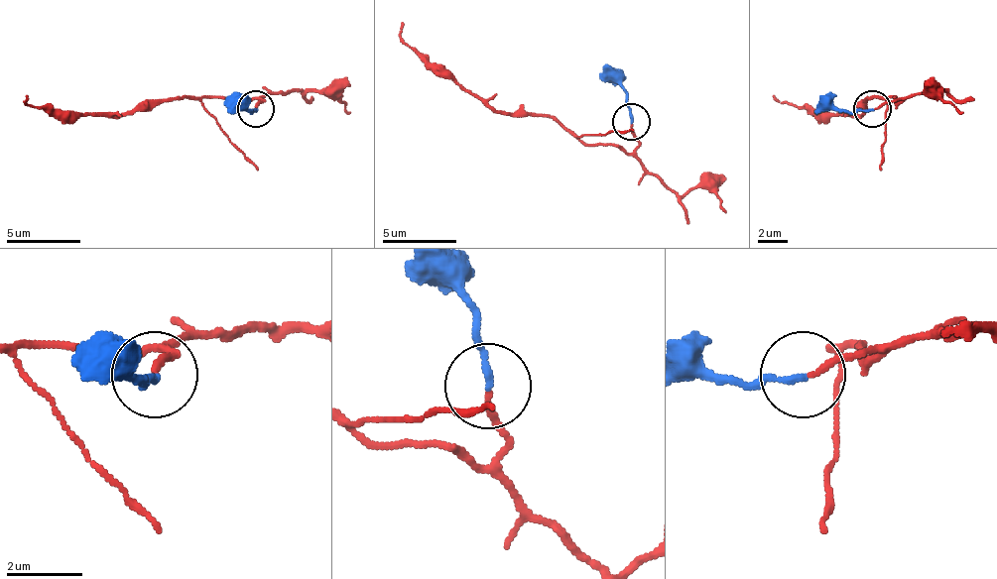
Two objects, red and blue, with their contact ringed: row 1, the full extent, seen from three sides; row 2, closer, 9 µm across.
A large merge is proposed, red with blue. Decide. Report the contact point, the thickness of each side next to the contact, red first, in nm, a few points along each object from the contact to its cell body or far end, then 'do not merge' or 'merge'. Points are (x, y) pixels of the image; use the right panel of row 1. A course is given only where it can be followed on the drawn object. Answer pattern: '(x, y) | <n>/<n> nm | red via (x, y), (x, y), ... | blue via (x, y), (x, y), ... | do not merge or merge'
(872, 108) | 160/160 nm | red via (875, 108), (894, 100), (905, 100), (871, 96), (860, 115), (811, 115), (775, 96) | blue via (871, 108), (841, 111), (815, 108) | merge

